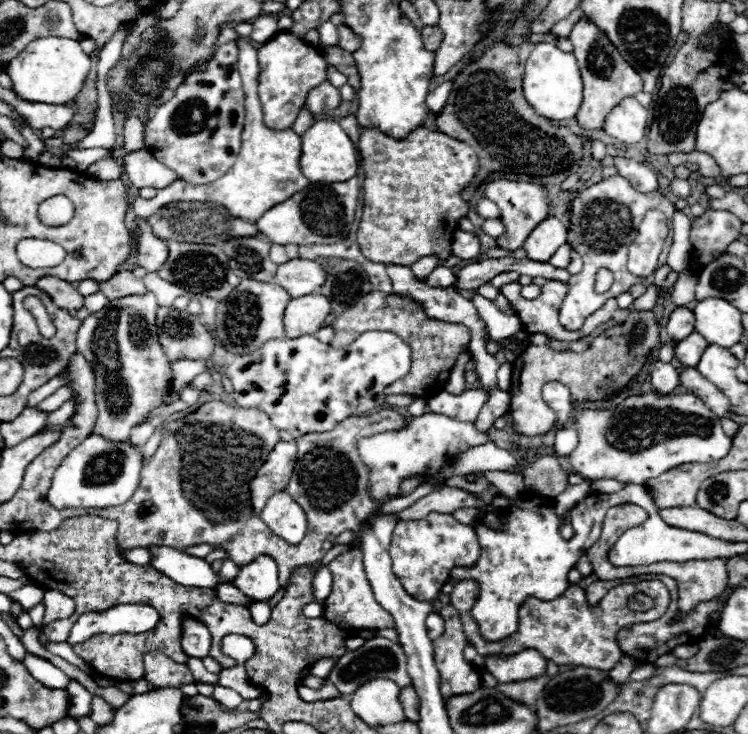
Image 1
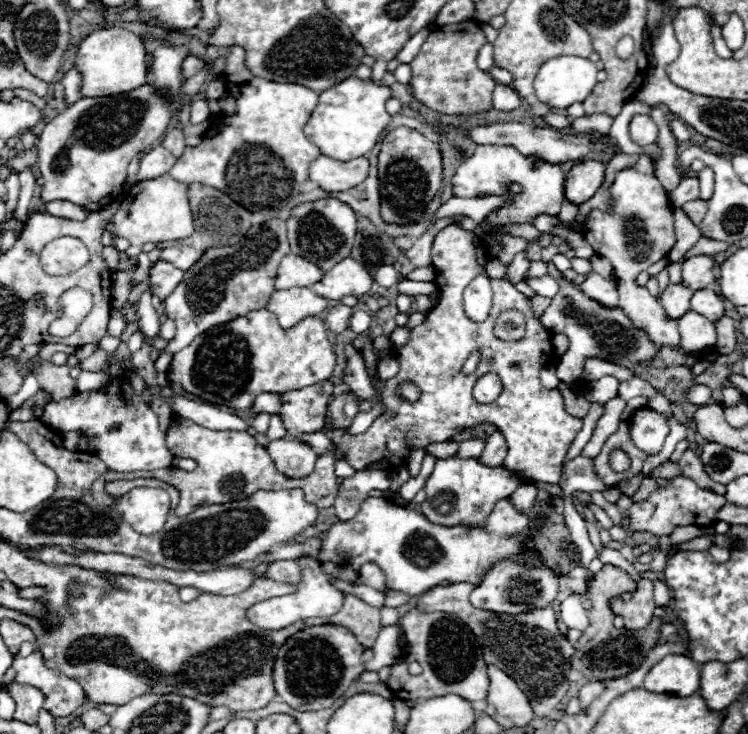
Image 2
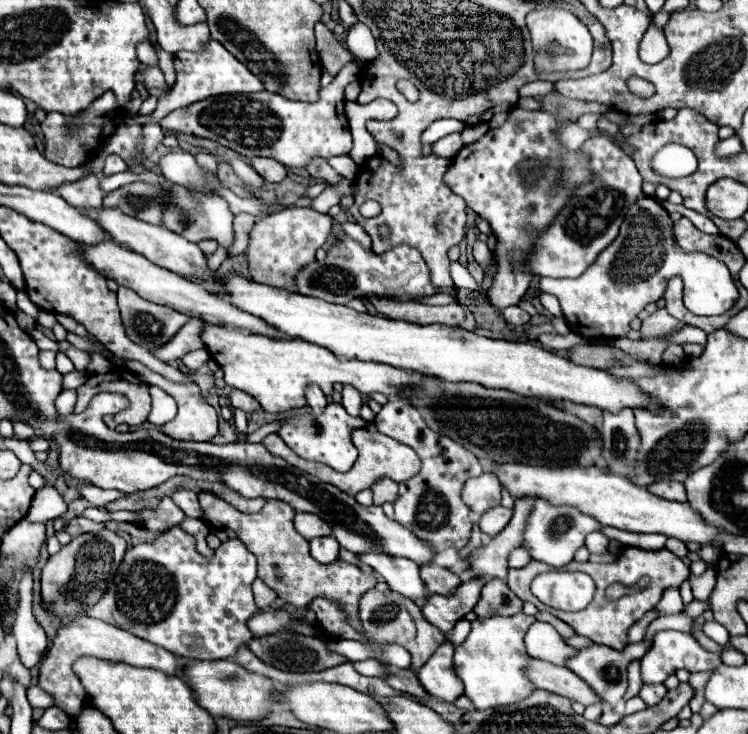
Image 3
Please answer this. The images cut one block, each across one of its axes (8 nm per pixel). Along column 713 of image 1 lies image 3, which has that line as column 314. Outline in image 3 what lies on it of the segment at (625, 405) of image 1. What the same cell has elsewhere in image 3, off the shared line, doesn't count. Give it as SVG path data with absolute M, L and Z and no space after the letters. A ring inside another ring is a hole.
M328 404L322 414L302 414L302 416L288 416L280 420L280 430L276 432L290 450L294 450L300 458L310 462L322 462L338 472L348 472L356 460L356 450L350 442L350 434L356 428L366 426L366 420L348 416L340 404ZM342 458L342 460L338 460Z

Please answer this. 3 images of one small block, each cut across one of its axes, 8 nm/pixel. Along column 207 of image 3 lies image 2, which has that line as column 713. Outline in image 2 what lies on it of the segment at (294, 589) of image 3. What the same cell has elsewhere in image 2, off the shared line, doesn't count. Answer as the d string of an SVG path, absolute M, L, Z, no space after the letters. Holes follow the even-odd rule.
M676 476L676 478L672 478L670 484L660 486L648 500L644 500L640 504L632 504L630 516L628 516L628 526L634 532L652 532L656 536L670 534L674 530L674 526L688 526L688 524L708 526L708 524L716 522L716 510L724 502L726 502L724 496L700 488L690 478Z

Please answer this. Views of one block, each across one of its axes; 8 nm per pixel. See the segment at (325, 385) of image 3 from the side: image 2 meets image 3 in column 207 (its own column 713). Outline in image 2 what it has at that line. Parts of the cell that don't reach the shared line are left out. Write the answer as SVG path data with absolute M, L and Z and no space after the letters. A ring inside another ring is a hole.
M686 312L678 320L678 330L682 336L682 350L712 350L716 344L716 328L714 322L710 322L704 316L698 316L696 312Z

